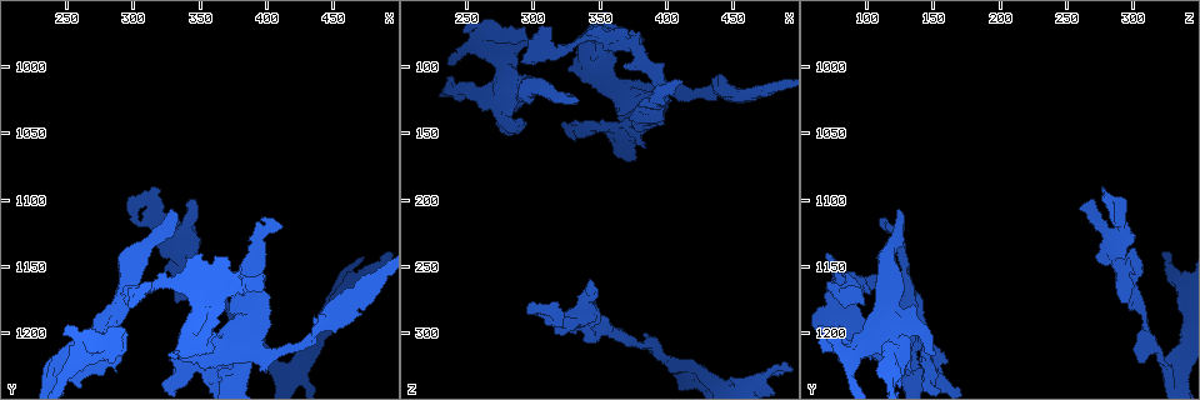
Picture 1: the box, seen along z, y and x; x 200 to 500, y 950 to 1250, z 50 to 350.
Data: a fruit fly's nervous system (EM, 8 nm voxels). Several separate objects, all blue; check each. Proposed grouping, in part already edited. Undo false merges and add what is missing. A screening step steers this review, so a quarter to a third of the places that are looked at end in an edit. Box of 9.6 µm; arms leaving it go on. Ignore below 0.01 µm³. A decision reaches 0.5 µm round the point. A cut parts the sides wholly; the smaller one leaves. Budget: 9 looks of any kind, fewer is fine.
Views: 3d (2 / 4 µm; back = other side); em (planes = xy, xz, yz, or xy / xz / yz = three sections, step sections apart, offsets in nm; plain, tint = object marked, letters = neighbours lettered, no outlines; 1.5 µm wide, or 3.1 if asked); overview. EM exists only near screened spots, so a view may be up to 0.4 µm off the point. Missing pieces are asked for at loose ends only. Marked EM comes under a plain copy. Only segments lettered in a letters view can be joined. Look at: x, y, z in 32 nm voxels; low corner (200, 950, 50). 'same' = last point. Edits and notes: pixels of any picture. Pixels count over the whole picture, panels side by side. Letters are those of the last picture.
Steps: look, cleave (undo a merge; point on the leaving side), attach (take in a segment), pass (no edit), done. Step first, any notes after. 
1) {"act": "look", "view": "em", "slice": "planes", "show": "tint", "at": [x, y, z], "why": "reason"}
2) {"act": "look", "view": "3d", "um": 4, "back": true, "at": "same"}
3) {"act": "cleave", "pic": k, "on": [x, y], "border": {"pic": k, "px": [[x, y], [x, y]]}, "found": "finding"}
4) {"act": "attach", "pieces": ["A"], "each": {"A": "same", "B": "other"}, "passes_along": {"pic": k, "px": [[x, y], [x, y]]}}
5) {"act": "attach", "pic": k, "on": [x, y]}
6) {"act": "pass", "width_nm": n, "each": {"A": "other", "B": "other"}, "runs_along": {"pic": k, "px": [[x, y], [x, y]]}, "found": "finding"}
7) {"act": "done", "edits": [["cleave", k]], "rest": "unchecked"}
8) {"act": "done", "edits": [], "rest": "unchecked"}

{"act": "look", "view": "3d", "um": 2, "at": [338, 1134, 284]}

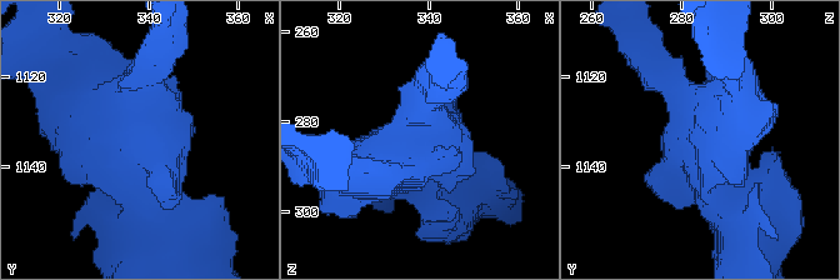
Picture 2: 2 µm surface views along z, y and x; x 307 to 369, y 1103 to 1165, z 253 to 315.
{"act": "look", "view": "em", "slice": "planes", "show": "letters", "at": [339, 1134, 283]}

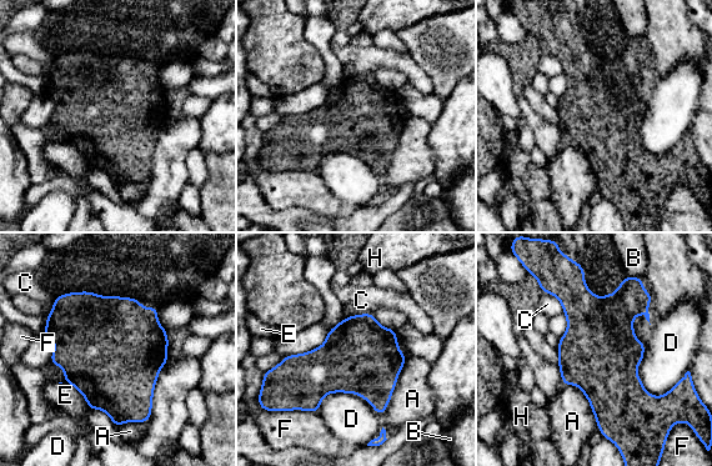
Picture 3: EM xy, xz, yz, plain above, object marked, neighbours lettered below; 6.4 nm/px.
{"act": "pass", "each": {"A": "other", "B": "other", "C": "other", "D": "other", "E": "other", "F": "other", "H": "other"}, "border": {"pic": 3, "px": [[407, 357], [390, 402], [380, 415]]}, "found": "one neuron here"}

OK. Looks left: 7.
{"act": "look", "view": "3d", "um": 4, "at": [390, 1168, 130], "why": "closes a loop"}

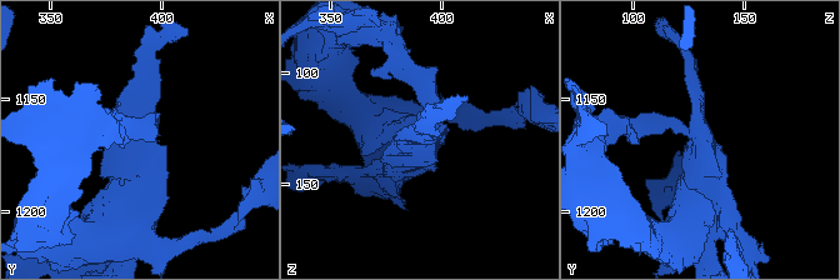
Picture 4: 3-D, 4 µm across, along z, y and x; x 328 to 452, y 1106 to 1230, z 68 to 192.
{"act": "look", "view": "em", "slice": "xz", "step": 4, "show": "tint", "at": [390, 1166, 131]}

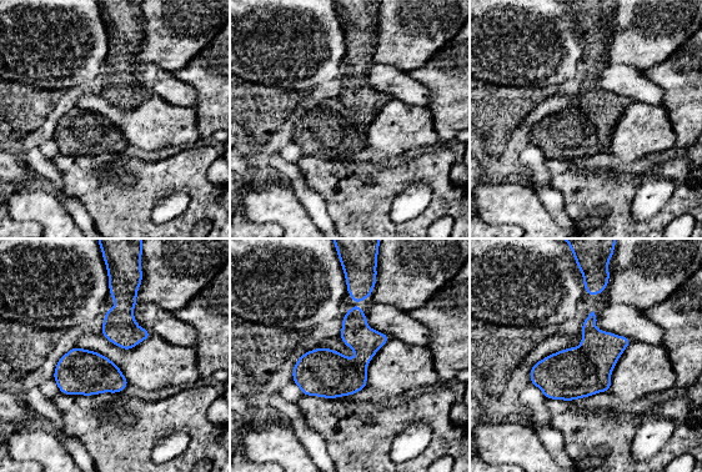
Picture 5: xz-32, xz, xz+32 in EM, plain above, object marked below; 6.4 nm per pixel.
{"act": "look", "view": "em", "slice": "planes", "show": "letters", "at": "same"}

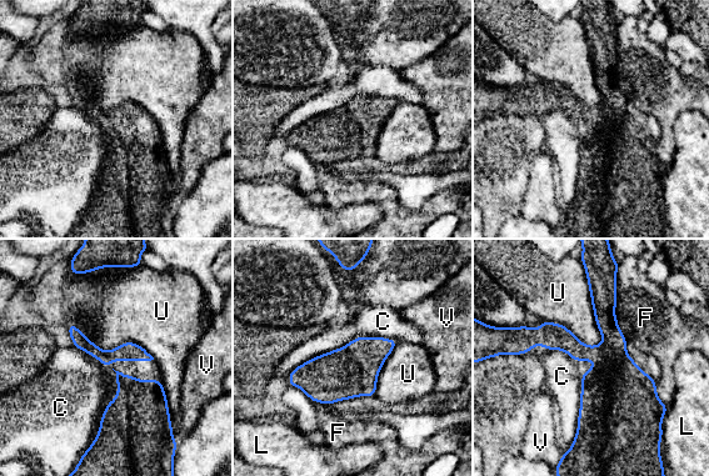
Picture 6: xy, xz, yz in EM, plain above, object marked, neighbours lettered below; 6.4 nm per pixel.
{"act": "cleave", "pic": 6, "on": [588, 441], "width_nm": 340, "each": {"C": "other", "F": "other", "L": "other", "U": "other", "V": "other"}, "border": {"pic": 6, "px": [[605, 370], [608, 405], [602, 445]]}, "found": "a second neuron is stuck on"}

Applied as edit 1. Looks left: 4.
{"act": "look", "view": "em", "slice": "planes", "show": "tint", "at": [370, 1142, 72], "why": "an open end"}

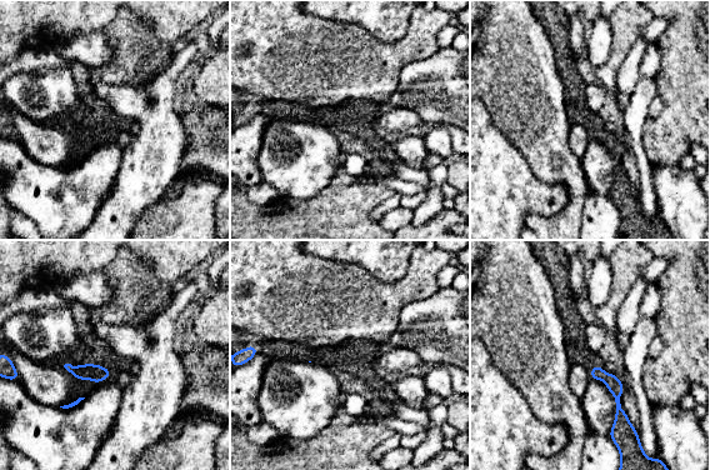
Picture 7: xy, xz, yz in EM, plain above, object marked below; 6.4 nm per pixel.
{"act": "look", "view": "em", "slice": "planes", "show": "letters", "at": "same", "why": "what lies round it"}

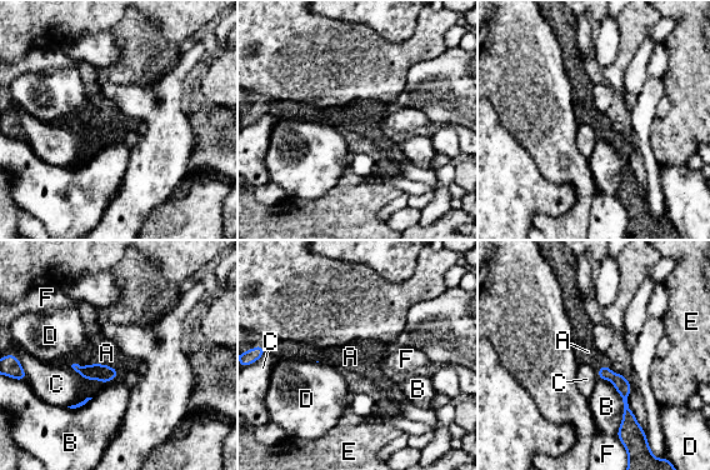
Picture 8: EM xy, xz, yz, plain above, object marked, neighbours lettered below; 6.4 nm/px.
{"act": "attach", "pieces": ["A"], "each": {"A": "same", "B": "other", "C": "other", "D": "other", "E": "other", "F": "other"}, "passes_along": {"pic": 8, "px": [[94, 371], [96, 364], [106, 353]]}, "found": "the neuron continues"}

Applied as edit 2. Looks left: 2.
{"act": "look", "view": "3d", "um": 4, "at": [266, 1200, 72], "why": "calibre changes"}

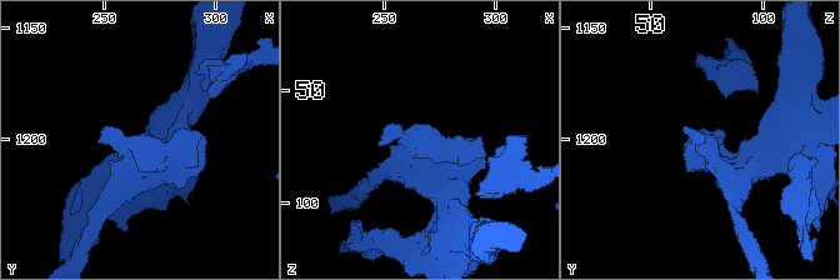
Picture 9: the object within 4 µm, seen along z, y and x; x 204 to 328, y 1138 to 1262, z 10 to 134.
{"act": "look", "view": "em", "slice": "planes", "show": "letters", "at": [266, 1202, 71], "why": "shape alone is not enough"}

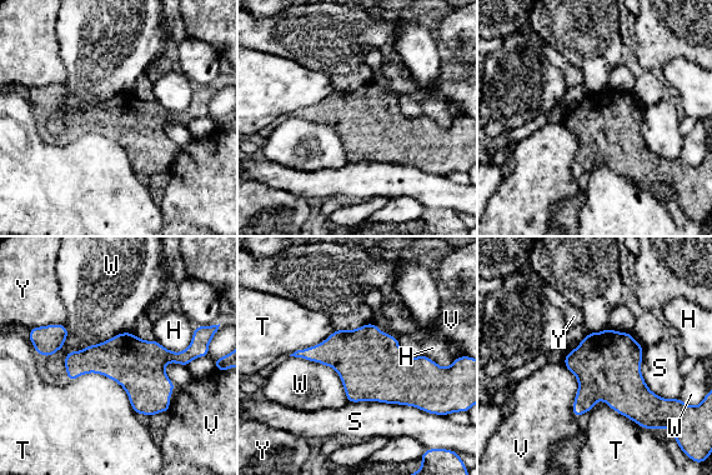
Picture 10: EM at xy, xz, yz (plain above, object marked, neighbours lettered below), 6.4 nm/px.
{"act": "pass", "each": {"H": "other", "S": "other", "T": "other", "V": "other", "W": "other", "Y": "other"}, "border": {"pic": 10, "px": [[131, 331], [70, 350], [64, 369]]}, "found": "continuous, no second neuron"}

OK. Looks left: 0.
{"act": "done", "edits": [["cleave", 6], ["attach", 8]], "rest": "unchecked"}

